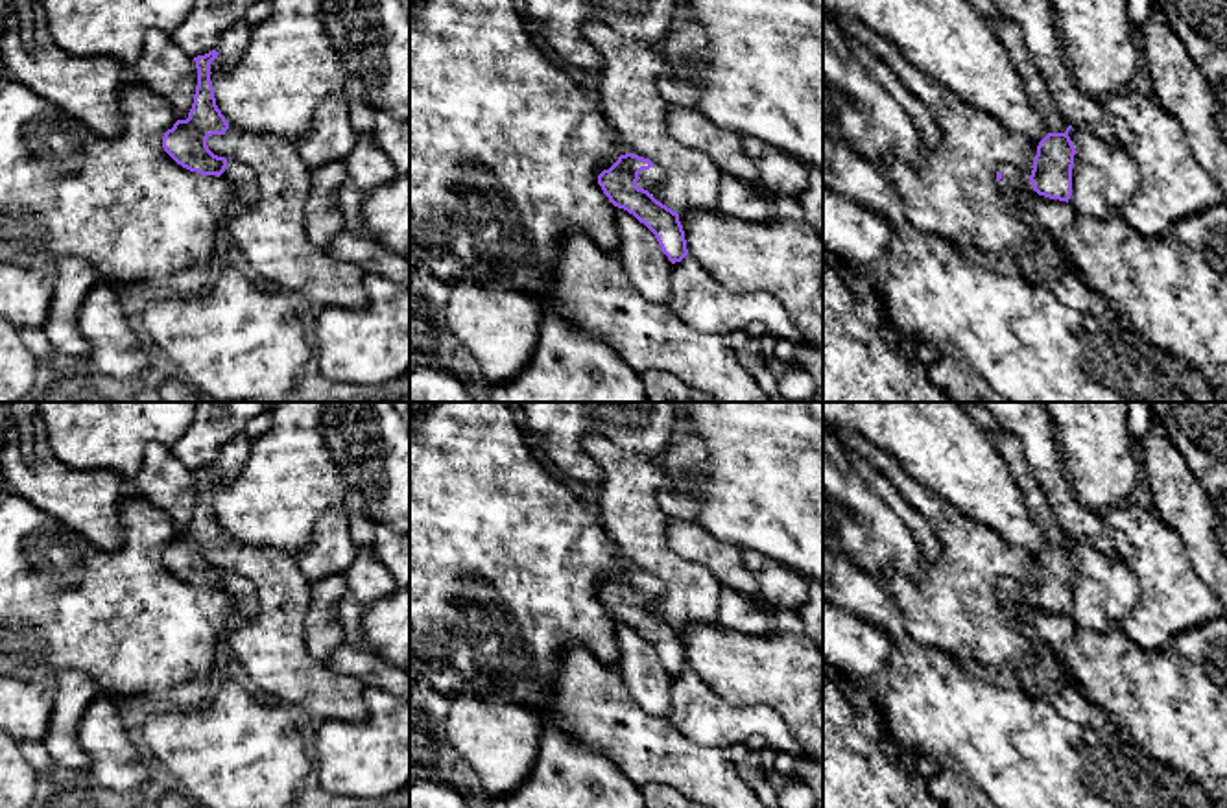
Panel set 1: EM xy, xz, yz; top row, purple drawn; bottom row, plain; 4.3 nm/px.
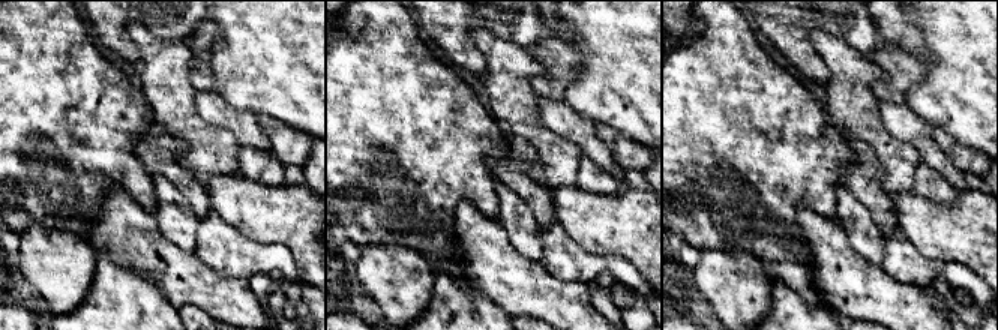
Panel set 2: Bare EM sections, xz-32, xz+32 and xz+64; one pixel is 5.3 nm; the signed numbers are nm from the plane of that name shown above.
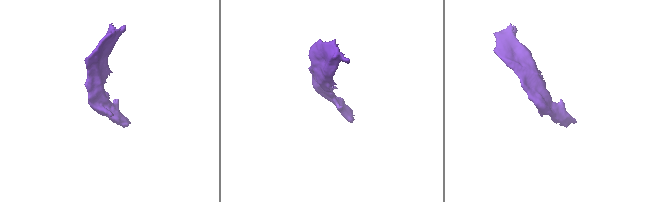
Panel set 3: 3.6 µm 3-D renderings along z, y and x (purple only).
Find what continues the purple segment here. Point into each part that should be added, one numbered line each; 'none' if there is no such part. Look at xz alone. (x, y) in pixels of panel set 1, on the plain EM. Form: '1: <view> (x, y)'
1: xz (655, 587)

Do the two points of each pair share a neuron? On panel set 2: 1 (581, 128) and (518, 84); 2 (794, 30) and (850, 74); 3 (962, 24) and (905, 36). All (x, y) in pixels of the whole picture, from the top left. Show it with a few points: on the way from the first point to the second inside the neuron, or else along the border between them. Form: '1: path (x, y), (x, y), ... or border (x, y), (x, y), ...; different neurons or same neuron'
1: border (538, 96), (538, 114), (553, 132); different neurons
2: border (815, 29), (809, 42), (827, 75); different neurons
3: border (907, 15), (920, 30), (929, 62); different neurons

